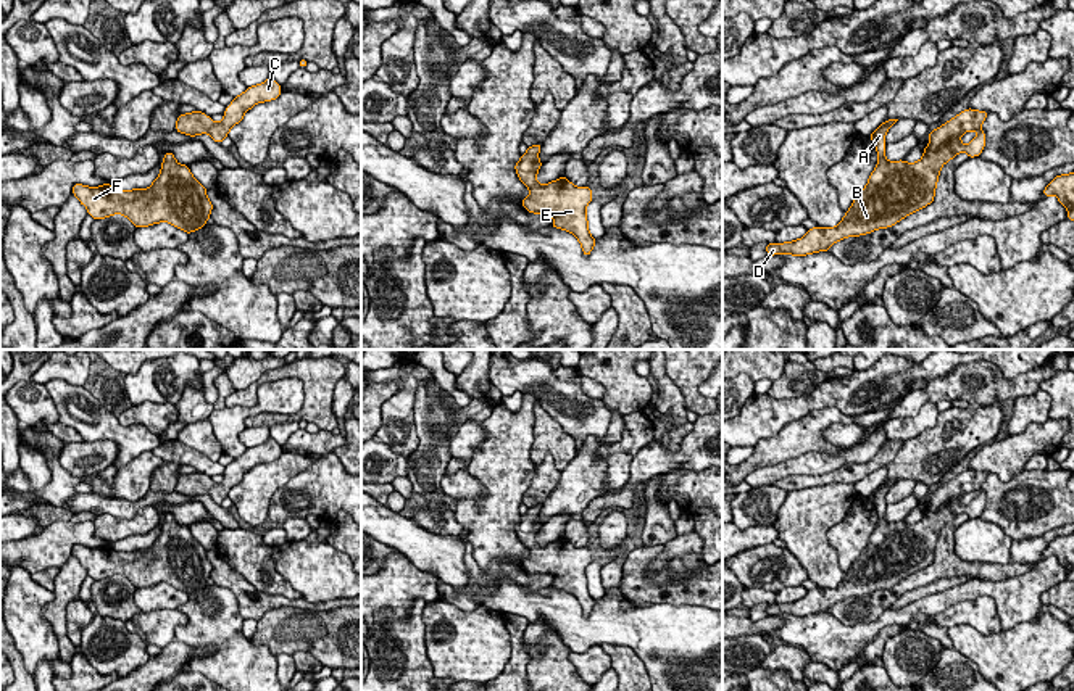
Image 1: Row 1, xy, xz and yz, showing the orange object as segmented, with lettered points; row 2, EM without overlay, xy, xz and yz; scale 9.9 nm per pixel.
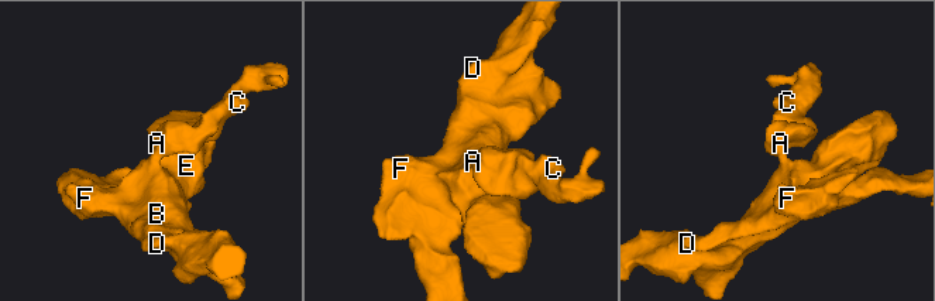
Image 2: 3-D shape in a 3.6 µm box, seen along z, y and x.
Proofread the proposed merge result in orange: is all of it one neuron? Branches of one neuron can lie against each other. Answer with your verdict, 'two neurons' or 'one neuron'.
one neuron

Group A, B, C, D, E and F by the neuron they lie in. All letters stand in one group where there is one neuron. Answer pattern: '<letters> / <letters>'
A B C D E F

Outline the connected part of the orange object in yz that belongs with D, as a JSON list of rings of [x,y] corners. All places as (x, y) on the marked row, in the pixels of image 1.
[[[968,108],[929,132],[929,145],[916,163],[885,158],[885,134],[898,119],[884,121],[871,134],[879,156],[877,166],[843,219],[835,227],[808,229],[805,237],[793,242],[768,243],[768,254],[806,256],[827,251],[839,240],[892,227],[908,214],[926,208],[934,201],[939,174],[945,163],[958,153],[968,153],[969,158],[982,153],[985,132],[980,127],[987,114],[989,111]]]

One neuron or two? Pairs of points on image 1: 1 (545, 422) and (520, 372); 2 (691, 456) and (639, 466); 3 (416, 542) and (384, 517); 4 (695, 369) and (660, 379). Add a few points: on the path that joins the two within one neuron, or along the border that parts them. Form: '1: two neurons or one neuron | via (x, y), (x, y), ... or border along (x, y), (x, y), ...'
1: two neurons | border along (537, 403), (565, 430)
2: one neuron | via (678, 458), (652, 459)
3: one neuron | via (408, 537), (392, 525)
4: two neurons | border along (665, 366), (670, 379), (682, 395), (686, 409)

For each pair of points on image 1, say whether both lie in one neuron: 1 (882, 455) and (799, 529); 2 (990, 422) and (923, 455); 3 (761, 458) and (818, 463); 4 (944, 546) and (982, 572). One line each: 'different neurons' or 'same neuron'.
1: different neurons
2: same neuron
3: different neurons
4: same neuron

